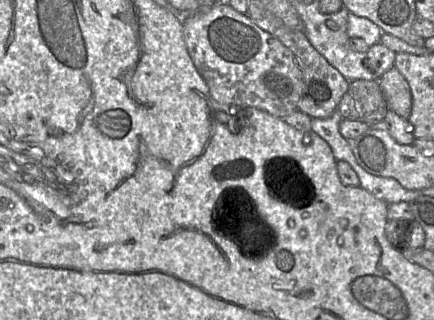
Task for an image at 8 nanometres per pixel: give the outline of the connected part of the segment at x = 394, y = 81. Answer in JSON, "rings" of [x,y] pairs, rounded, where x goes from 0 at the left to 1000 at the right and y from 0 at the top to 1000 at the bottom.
{"rings":[[[908,206],[871,250],[894,338],[940,375],[949,347],[949,294],[942,259]]]}

